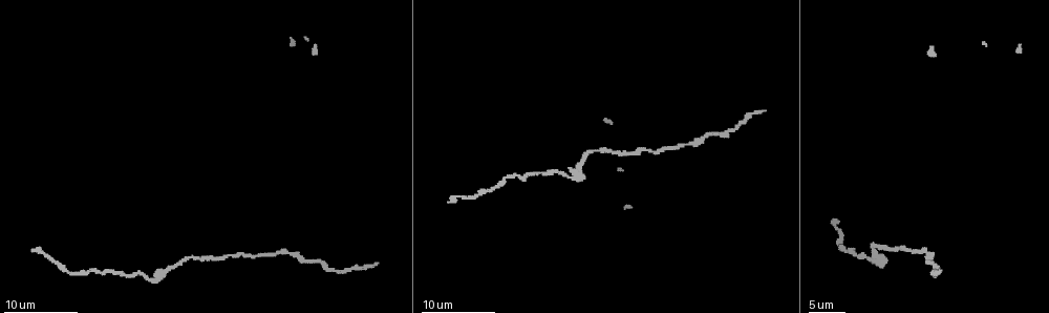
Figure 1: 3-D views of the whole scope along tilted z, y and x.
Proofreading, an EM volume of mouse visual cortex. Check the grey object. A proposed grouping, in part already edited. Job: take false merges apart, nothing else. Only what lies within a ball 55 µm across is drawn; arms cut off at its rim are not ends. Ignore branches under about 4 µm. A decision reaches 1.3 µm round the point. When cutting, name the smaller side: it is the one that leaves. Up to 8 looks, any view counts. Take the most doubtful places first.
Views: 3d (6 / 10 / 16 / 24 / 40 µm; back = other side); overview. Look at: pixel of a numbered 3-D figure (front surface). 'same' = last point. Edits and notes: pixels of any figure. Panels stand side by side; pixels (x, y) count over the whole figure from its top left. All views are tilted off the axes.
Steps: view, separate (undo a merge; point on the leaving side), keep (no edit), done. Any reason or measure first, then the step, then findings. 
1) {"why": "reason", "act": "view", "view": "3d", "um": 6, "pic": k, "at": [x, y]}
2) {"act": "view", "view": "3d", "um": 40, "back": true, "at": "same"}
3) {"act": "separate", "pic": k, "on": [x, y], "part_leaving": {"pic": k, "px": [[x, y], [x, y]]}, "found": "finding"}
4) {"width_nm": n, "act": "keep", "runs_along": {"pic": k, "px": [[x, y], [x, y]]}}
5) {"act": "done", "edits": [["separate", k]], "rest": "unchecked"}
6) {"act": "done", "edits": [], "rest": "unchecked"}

{"act": "view", "view": "3d", "um": 16, "pic": 1, "at": [573, 180]}

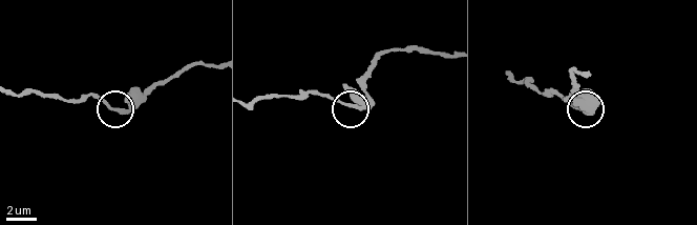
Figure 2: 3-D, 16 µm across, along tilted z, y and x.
{"width_nm": 350, "act": "keep", "found": "one neuron here"}

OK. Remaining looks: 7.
{"act": "view", "view": "3d", "um": 10, "pic": 1, "at": [647, 150]}

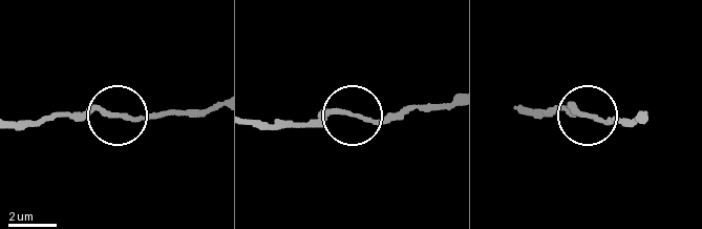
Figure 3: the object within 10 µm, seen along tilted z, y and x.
{"act": "keep", "runs_along": {"pic": 3, "px": [[115, 112], [42, 116]]}, "found": "continuous, no second neuron"}

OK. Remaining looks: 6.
{"act": "view", "view": "3d", "um": 10, "pic": 1, "at": [124, 276]}

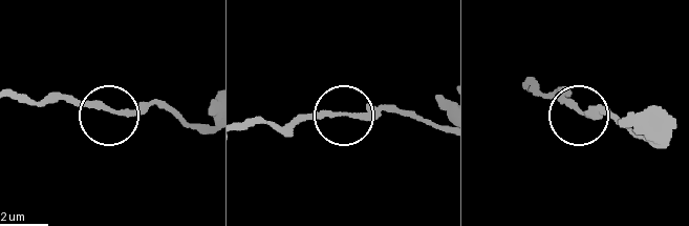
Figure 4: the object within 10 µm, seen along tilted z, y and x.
{"act": "view", "view": "3d", "um": 6, "pic": 4, "at": [345, 115]}

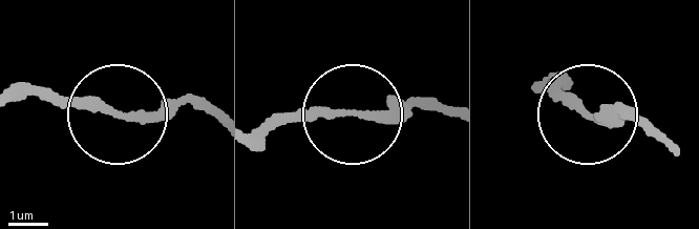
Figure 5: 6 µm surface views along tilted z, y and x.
{"act": "keep", "runs_along": {"pic": 5, "px": [[213, 112], [179, 101], [102, 115], [22, 97]]}, "found": "all the same neuron"}

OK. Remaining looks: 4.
{"why": "thick turns thin", "act": "view", "view": "3d", "um": 10, "pic": 1, "at": [308, 263]}

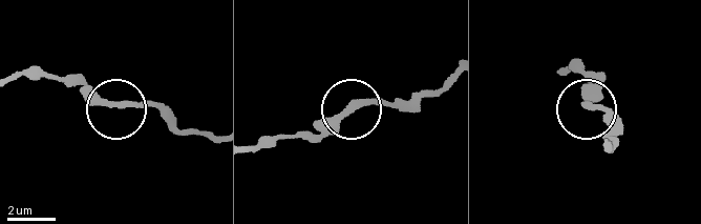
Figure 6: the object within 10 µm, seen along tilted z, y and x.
{"act": "view", "view": "3d", "um": 6, "pic": 6, "at": [119, 106]}

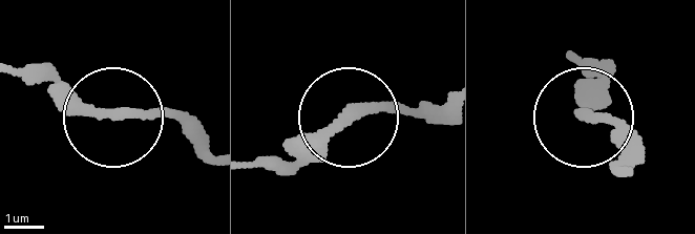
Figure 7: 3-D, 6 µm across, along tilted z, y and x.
{"act": "keep", "runs_along": {"pic": 7, "px": [[254, 167], [337, 124], [433, 105]]}, "found": "all the same neuron"}

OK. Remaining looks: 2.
{"act": "done", "edits": [], "rest": "unchecked"}

